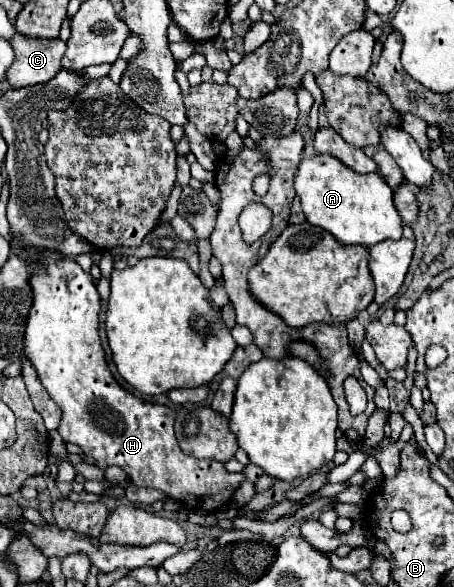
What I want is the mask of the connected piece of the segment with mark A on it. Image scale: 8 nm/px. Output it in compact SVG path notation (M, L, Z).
M315 153L299 163L295 191L301 197L307 221L323 227L341 243L373 247L379 241L403 237L403 221L395 209L393 189L379 173L357 173L329 153Z

